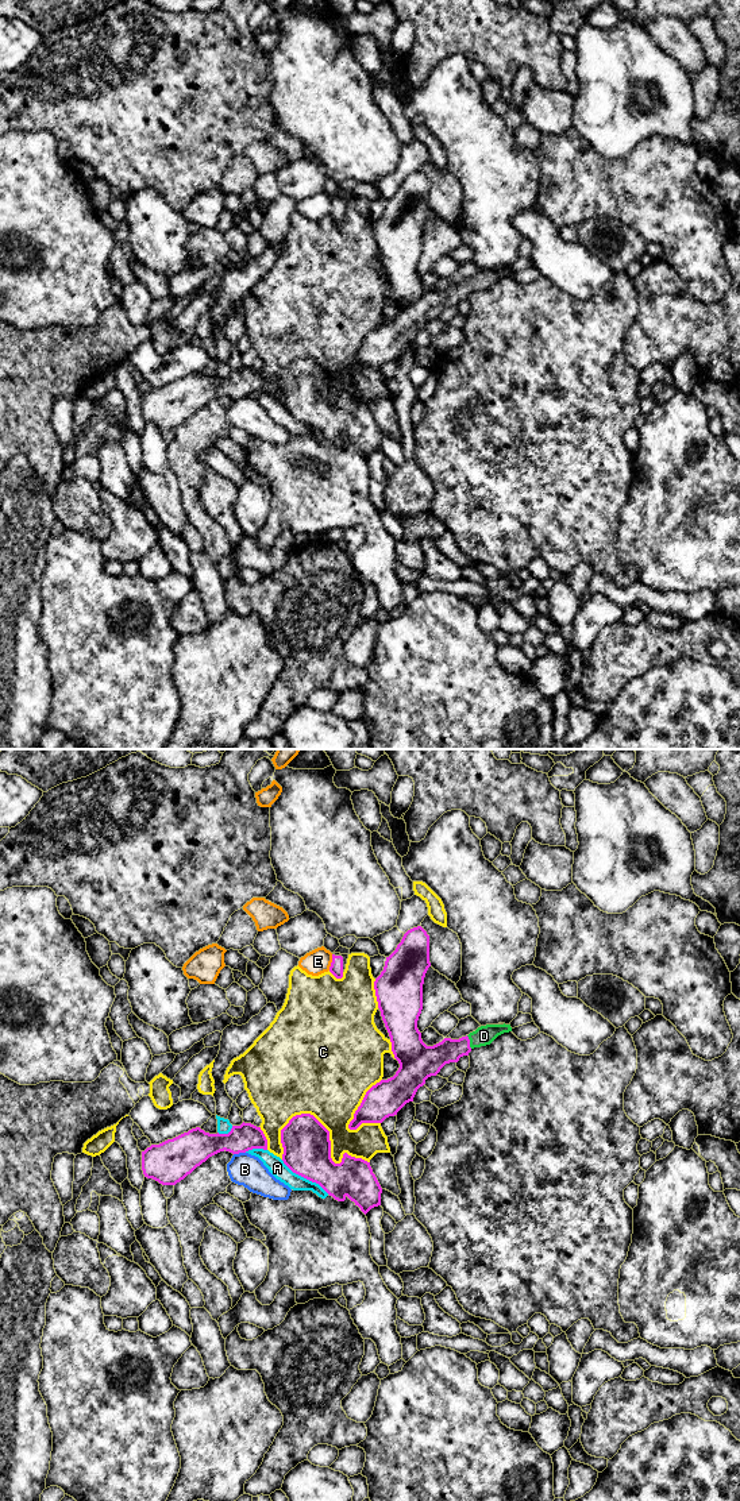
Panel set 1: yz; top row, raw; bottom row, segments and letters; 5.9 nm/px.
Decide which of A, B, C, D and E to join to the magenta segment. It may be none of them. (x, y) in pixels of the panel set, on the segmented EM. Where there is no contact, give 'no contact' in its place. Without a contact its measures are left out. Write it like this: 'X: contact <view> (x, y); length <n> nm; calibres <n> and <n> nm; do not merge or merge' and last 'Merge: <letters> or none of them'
A: contact yz (305, 1177); length 360 nm; calibres 280 and 100 nm; do not merge
B: contact yz (239, 1152); length 70 nm; calibres 180 and 190 nm; do not merge
C: contact yz (330, 1142); length 550 nm; calibres 280 and 300 nm; do not merge
D: contact yz (469, 1042); length 90 nm; calibres 160 and 120 nm; merge
E: contact yz (331, 963); length 100 nm; calibres 80 and 150 nm; do not merge
Merge: D

